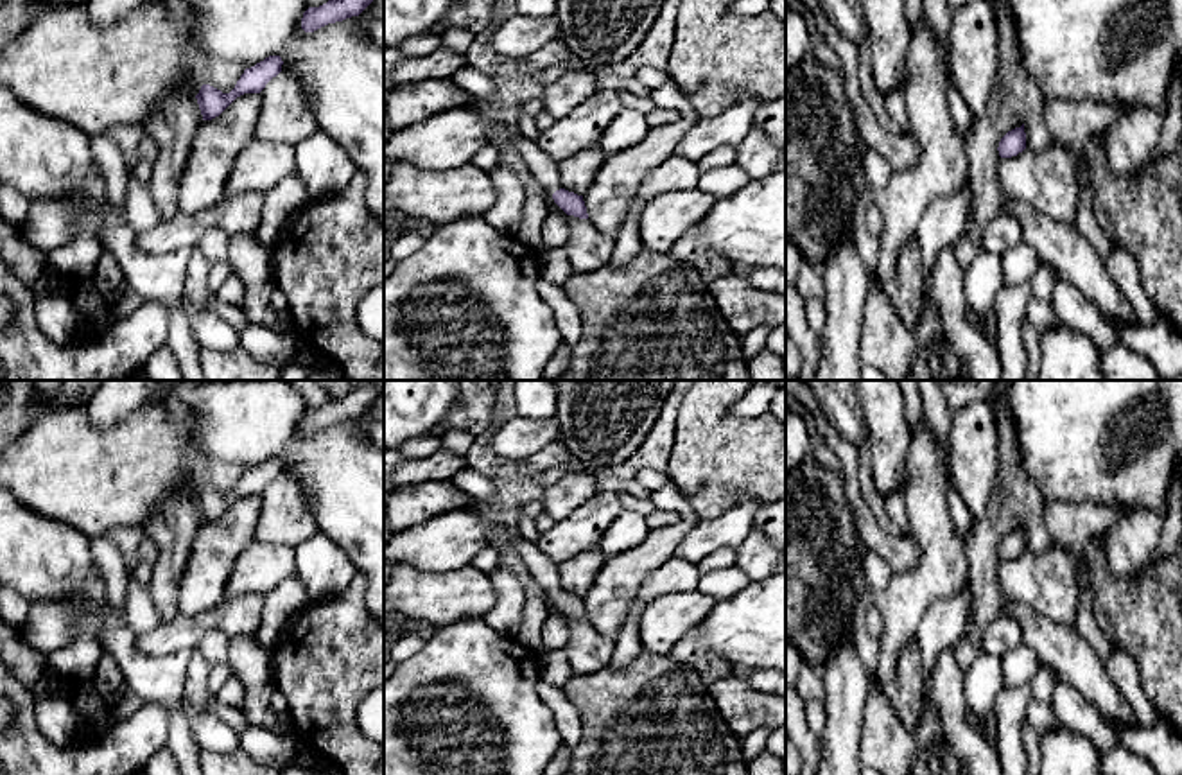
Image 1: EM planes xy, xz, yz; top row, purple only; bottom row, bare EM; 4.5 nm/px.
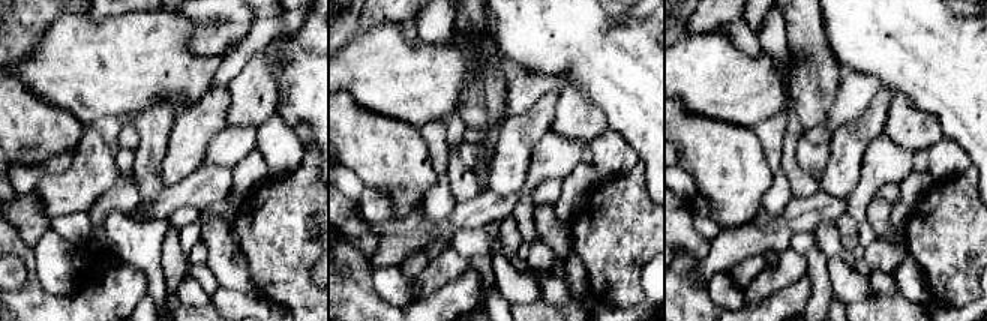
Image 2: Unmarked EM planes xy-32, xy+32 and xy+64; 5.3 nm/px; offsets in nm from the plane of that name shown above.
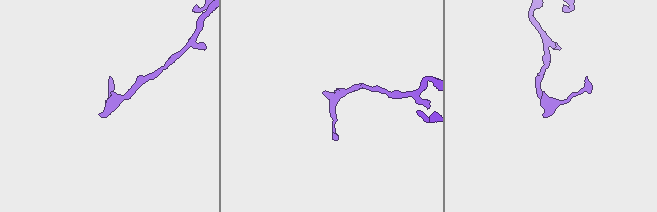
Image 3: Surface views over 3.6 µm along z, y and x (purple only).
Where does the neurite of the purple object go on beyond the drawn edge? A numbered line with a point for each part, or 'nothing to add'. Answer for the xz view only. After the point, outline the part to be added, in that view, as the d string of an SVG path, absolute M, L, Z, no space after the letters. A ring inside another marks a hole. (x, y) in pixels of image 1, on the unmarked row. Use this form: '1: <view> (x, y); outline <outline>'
1: xz (445, 542); outline M454 508L393 533L384 545L384 563L411 565L422 572L447 572L470 565L493 542L509 542L547 596L561 590L558 565L535 542L522 538L495 515Z

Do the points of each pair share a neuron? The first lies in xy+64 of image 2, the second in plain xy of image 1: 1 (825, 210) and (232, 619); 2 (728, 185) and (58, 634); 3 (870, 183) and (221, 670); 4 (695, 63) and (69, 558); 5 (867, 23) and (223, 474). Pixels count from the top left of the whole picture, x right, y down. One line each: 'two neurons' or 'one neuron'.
1: one neuron
2: two neurons
3: two neurons
4: two neurons
5: two neurons

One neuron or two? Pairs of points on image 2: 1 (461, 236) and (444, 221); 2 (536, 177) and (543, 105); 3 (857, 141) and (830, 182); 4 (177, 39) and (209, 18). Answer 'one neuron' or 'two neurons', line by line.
1: one neuron
2: two neurons
3: one neuron
4: two neurons

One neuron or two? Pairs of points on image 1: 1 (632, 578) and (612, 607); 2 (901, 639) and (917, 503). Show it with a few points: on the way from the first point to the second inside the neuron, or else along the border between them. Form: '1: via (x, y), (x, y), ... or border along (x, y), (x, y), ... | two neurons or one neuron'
1: via (625, 585), (612, 600) | one neuron
2: via (903, 605), (929, 578), (929, 537) | one neuron

